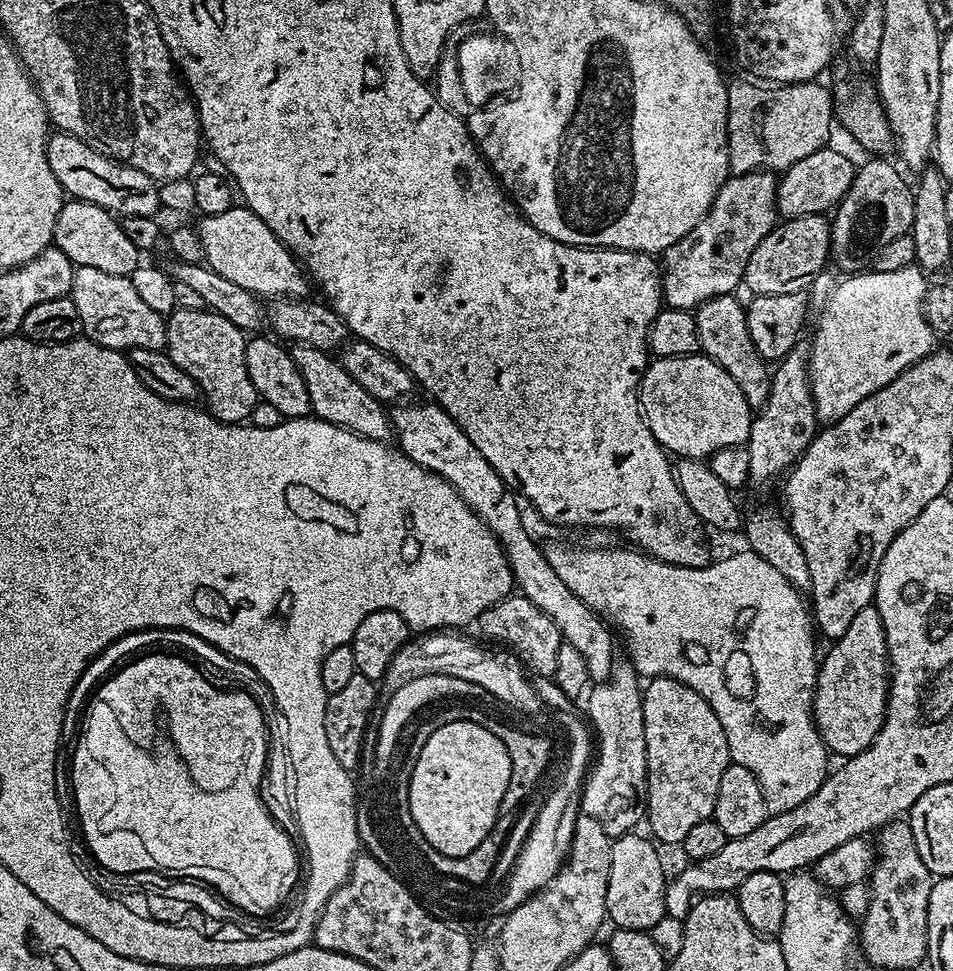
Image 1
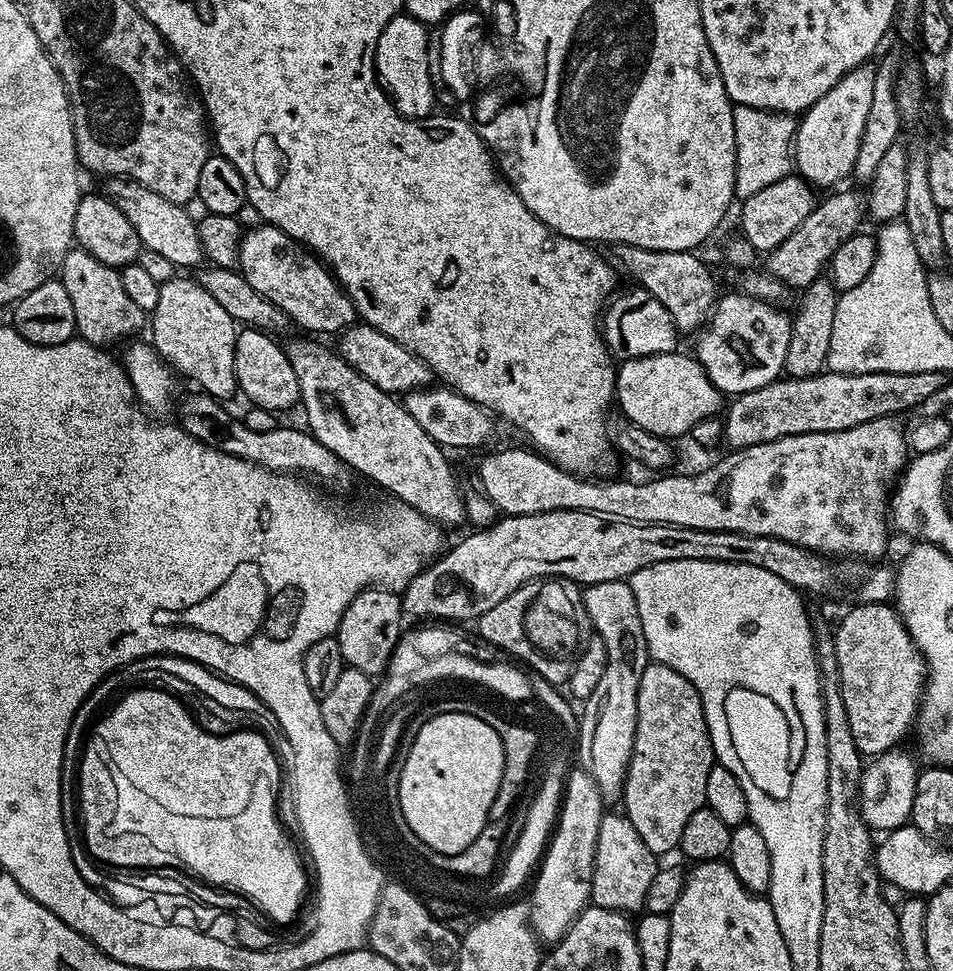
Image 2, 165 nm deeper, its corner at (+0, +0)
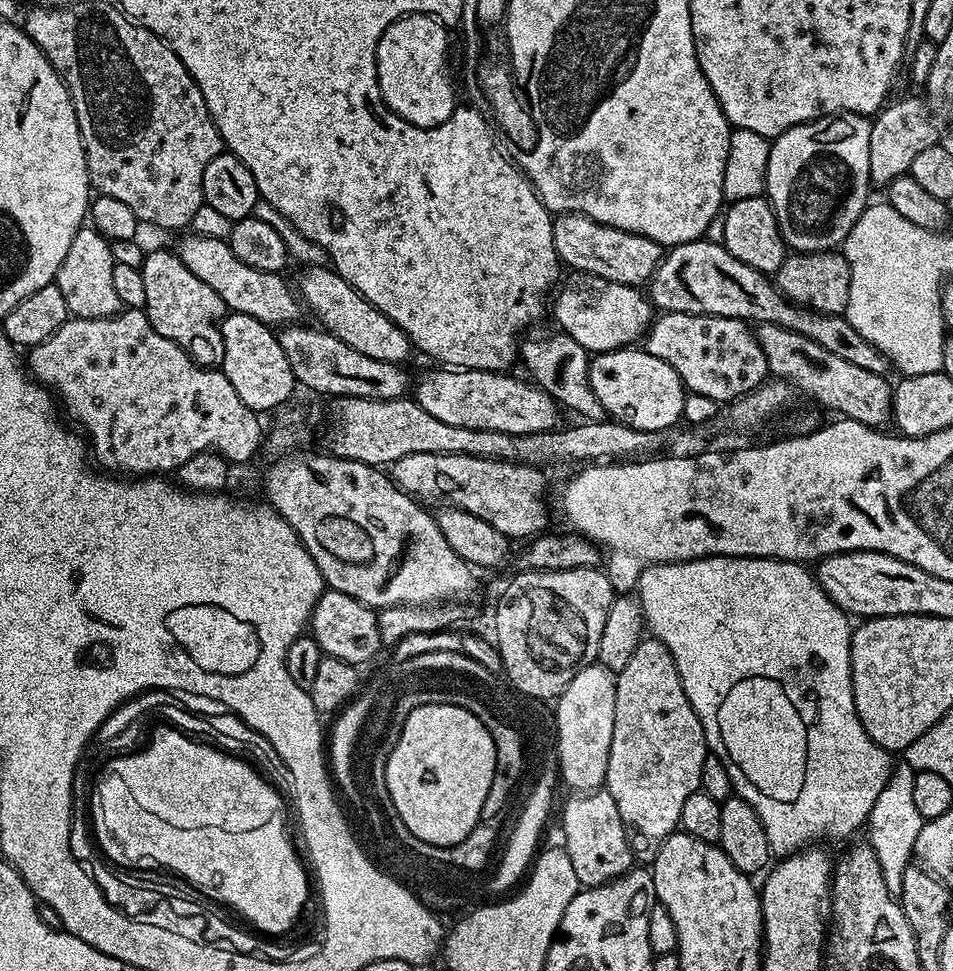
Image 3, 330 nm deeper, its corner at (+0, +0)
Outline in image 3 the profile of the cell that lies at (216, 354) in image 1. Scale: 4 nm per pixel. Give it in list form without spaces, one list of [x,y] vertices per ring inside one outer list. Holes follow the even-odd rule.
[[[164,248],[157,252],[149,251],[139,270],[146,289],[146,302],[142,310],[147,314],[150,326],[154,326],[162,338],[170,338],[170,342],[183,348],[197,364],[219,365],[224,358],[220,322],[226,315],[222,298],[218,298],[218,294],[214,294],[206,282],[190,274],[175,251],[167,252]]]

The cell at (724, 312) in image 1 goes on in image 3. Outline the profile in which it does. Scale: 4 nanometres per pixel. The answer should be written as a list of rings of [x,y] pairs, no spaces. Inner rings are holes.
[[[573,212],[557,215],[552,221],[552,233],[554,250],[560,255],[561,265],[573,272],[594,274],[619,284],[647,285],[666,253],[661,244],[642,234],[630,234],[626,230],[599,224]]]

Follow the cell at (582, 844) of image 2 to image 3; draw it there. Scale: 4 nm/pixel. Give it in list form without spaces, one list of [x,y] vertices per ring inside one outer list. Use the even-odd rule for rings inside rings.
[[[599,662],[579,668],[555,701],[557,722],[556,750],[559,756],[558,776],[581,793],[599,789],[608,778],[608,755],[614,734],[614,698],[616,678]]]

